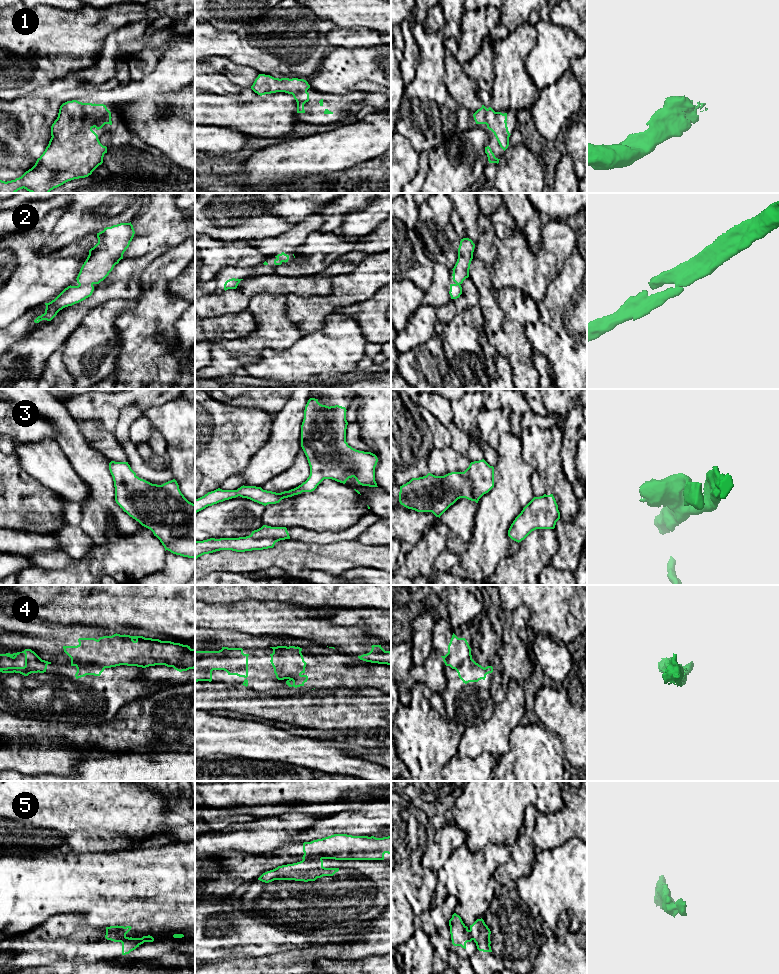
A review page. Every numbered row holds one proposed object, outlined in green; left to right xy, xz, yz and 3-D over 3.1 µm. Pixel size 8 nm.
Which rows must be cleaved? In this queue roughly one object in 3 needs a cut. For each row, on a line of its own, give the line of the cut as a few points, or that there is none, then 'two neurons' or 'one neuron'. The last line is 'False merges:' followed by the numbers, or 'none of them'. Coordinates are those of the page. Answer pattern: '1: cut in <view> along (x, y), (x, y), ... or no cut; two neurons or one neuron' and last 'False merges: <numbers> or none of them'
1: no cut; one neuron
2: no cut; one neuron
3: no cut; one neuron
4: cut in xy along (76, 665), (96, 665), (104, 668); two neurons
5: cut in xy along (106, 933), (125, 935); two neurons
False merges: 4, 5

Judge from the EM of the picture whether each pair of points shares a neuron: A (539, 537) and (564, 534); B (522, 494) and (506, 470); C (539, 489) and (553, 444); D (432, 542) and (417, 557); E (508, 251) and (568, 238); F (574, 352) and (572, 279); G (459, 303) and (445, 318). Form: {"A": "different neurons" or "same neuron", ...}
{"A": "different neurons", "B": "same neuron", "C": "different neurons", "D": "same neuron", "E": "same neuron", "F": "same neuron", "G": "same neuron"}

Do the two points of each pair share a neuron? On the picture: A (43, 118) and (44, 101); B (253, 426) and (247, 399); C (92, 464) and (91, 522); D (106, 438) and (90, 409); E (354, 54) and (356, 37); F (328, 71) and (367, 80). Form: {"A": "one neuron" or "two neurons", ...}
{"A": "one neuron", "B": "two neurons", "C": "one neuron", "D": "two neurons", "E": "two neurons", "F": "one neuron"}

